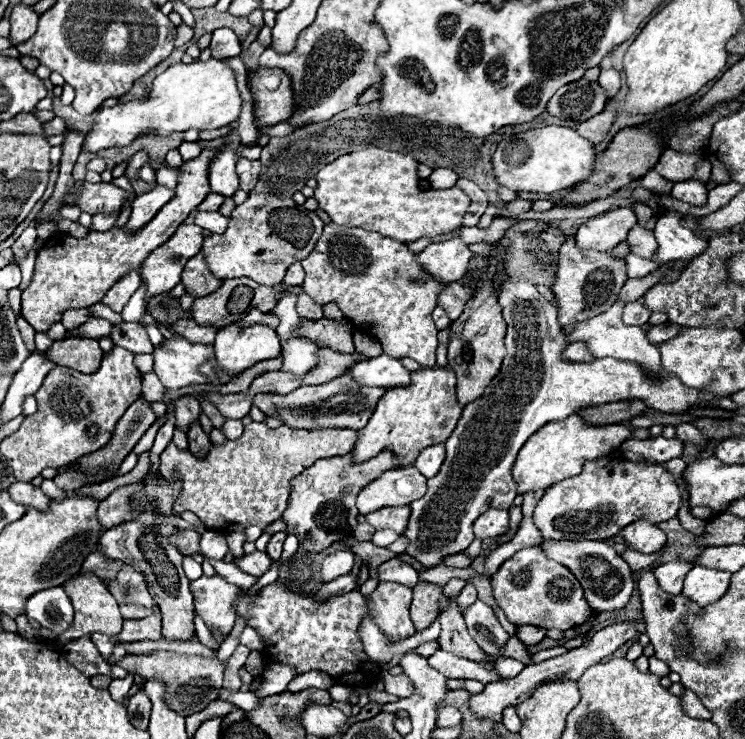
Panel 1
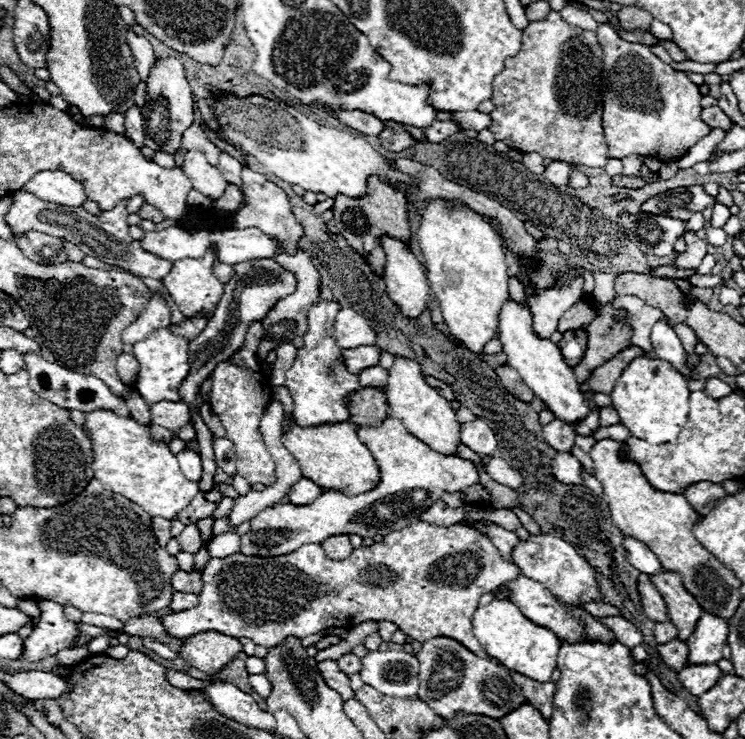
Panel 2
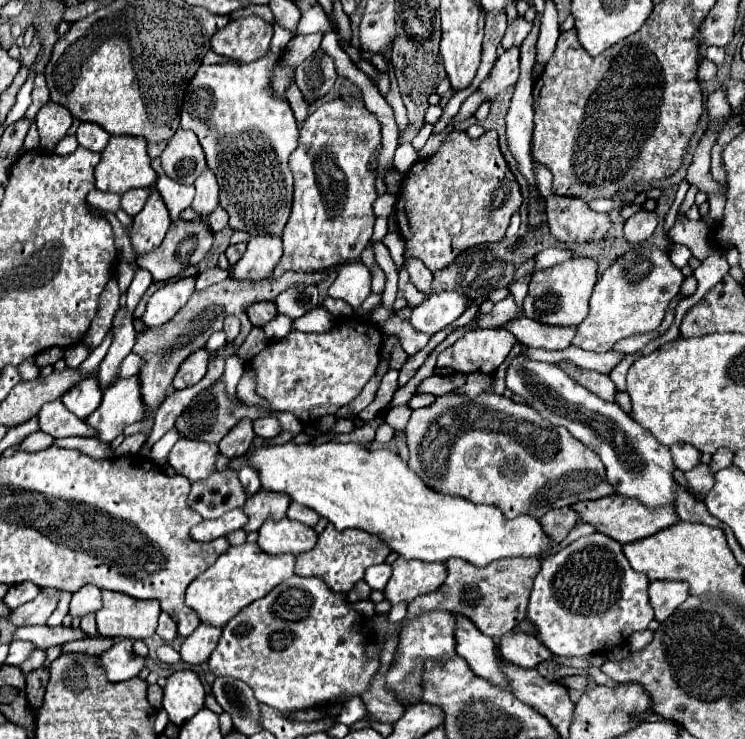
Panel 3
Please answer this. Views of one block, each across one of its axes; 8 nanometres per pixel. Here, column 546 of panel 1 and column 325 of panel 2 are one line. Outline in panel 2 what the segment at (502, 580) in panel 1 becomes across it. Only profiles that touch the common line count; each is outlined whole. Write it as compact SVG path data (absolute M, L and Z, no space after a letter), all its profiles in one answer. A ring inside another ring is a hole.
M416 522L400 532L390 532L382 542L362 546L354 550L346 560L330 560L324 556L320 544L306 544L290 554L260 558L232 554L226 558L210 558L206 564L206 580L200 592L200 604L184 612L170 612L162 618L162 624L170 636L190 638L198 632L220 632L232 638L246 636L258 646L280 644L286 636L306 638L326 628L342 626L354 628L364 620L394 622L404 634L418 642L426 642L434 636L452 636L460 640L476 656L490 658L476 636L472 634L472 614L478 608L478 598L494 588L506 584L520 574L516 564L504 562L494 544L470 528L470 532L458 532L460 524L442 528L426 522Z

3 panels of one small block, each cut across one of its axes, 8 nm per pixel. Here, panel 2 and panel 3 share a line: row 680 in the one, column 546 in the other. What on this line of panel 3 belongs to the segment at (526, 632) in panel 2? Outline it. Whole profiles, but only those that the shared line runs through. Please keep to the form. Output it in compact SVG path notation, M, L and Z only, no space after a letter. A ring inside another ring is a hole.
M288 442L288 444L282 444L282 446L254 446L250 448L250 452L244 454L246 456L246 466L254 468L260 476L260 482L262 482L262 488L268 490L268 492L282 492L282 494L288 494L292 498L292 502L298 502L302 506L308 506L312 510L316 510L322 518L330 520L336 530L346 530L346 528L360 528L368 534L374 534L378 536L392 552L396 552L398 556L402 558L418 558L418 560L424 560L424 562L446 562L448 558L462 558L462 560L468 560L470 564L476 564L476 566L484 566L484 564L490 564L492 560L500 560L500 558L512 558L512 556L540 556L548 546L550 546L550 540L542 534L542 528L540 528L540 522L532 516L518 516L516 520L508 520L502 516L502 512L498 508L492 508L492 506L486 506L486 504L472 504L470 500L464 500L464 498L454 498L454 496L444 496L440 492L432 492L428 486L420 484L418 476L406 466L406 462L402 462L402 458L390 450L366 450L364 446L360 444L340 444L340 442L328 442L328 444L294 444L294 442Z

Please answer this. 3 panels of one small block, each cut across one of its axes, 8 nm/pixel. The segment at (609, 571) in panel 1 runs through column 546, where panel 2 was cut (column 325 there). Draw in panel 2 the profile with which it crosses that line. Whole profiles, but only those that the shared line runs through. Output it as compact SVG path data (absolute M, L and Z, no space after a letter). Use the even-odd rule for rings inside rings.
M346 534L326 538L326 540L322 542L322 548L324 548L326 556L332 558L332 560L344 560L344 558L348 558L348 556L352 554L352 550L354 550L352 544L350 544L350 538L348 538Z

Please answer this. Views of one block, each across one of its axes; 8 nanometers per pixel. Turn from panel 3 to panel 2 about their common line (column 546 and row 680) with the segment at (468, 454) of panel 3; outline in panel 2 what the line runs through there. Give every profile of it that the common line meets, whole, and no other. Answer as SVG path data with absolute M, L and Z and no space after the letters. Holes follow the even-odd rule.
M446 636L432 638L422 644L422 650L416 652L416 658L420 662L418 700L426 702L442 718L452 718L454 712L462 710L466 714L484 714L500 720L520 704L528 702L504 668L490 660L478 658L458 640Z

